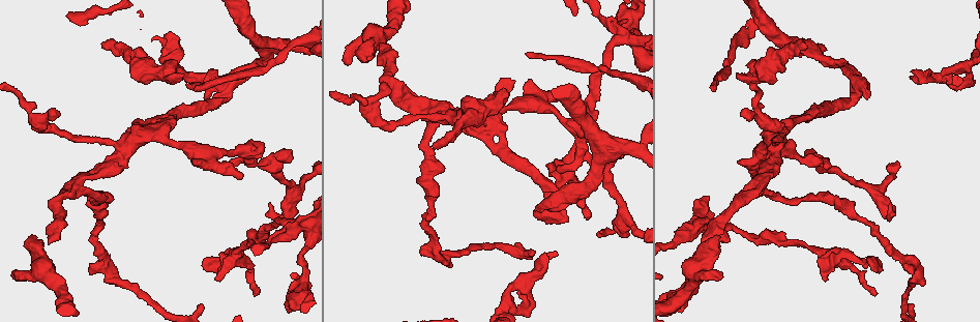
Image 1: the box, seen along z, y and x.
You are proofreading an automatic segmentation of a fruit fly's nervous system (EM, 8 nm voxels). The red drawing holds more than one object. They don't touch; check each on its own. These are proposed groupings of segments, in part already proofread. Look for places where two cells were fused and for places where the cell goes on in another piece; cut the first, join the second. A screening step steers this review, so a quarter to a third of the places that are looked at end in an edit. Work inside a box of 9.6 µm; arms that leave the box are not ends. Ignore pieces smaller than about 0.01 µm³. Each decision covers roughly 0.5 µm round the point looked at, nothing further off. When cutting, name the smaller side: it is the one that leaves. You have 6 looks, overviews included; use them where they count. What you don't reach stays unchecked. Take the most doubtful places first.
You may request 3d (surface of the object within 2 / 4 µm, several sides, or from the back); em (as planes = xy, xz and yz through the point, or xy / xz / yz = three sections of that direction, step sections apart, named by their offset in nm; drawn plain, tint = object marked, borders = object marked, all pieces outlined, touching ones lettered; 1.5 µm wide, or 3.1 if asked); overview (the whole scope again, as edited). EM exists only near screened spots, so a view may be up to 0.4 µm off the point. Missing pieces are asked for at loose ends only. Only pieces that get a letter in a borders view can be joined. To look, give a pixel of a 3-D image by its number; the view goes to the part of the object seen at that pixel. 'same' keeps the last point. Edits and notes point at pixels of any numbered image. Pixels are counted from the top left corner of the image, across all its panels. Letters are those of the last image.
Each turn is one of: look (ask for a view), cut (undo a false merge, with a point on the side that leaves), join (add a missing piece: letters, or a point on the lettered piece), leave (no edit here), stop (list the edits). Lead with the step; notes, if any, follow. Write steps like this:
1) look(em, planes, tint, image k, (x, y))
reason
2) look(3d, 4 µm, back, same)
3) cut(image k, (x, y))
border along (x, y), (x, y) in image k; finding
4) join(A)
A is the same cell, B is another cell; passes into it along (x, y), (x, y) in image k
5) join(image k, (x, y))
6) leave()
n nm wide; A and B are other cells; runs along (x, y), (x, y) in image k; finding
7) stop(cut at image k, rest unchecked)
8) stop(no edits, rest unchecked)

look(3d, 4 µm, image 1, (179, 73))
branch stops here

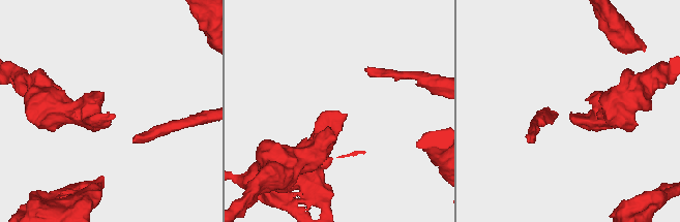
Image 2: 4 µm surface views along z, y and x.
look(em, xy, step 8, tint, image 2, (340, 113))
need the tissue

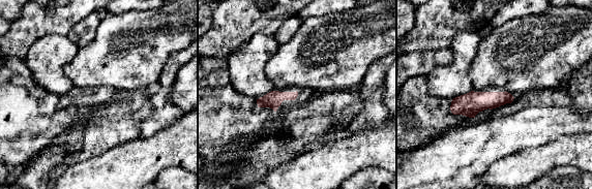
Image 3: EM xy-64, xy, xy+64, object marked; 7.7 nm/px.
look(em, yz, step 4, borders, same)

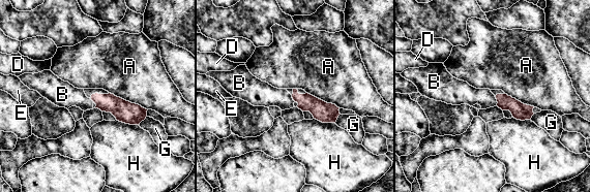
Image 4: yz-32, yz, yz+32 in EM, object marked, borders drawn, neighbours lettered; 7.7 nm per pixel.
join(image 4, (466, 94))
B is the same cell, A, D, E, G and H are other cells; it goes on there

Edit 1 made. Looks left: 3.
look(overview)

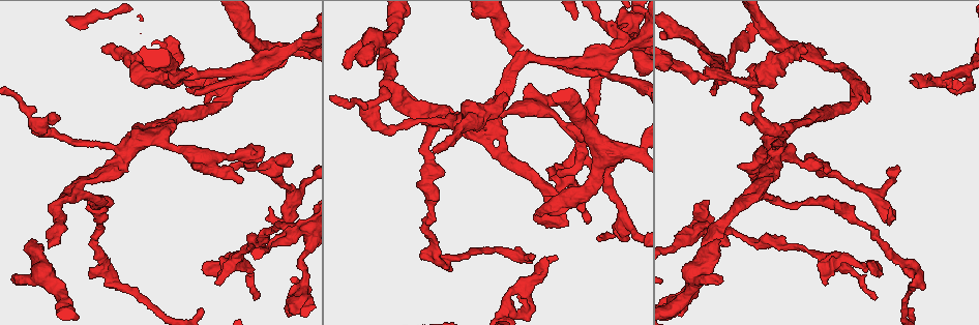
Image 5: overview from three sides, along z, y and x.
look(em, xy, step 4, borders, image 5, (587, 221))

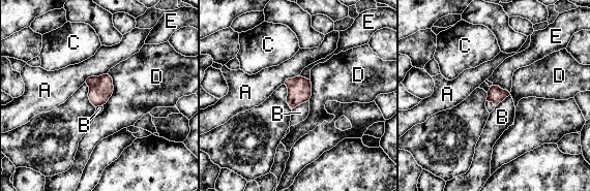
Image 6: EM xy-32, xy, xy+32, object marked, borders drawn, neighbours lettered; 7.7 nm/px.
leave()
A, B, C, D and E are other cells; none of them fits

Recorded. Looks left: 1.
stop(join at image 4, rest unchecked)

